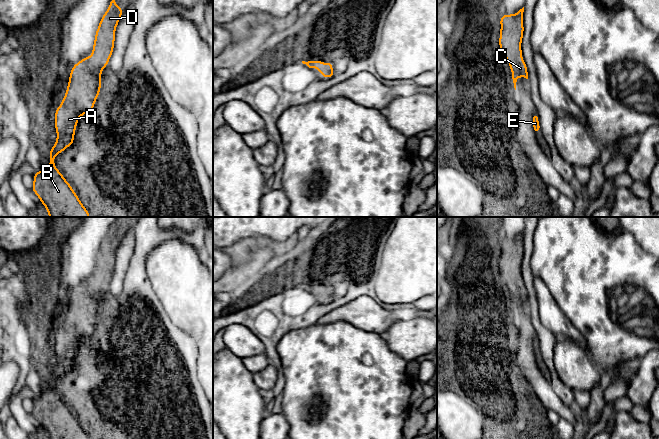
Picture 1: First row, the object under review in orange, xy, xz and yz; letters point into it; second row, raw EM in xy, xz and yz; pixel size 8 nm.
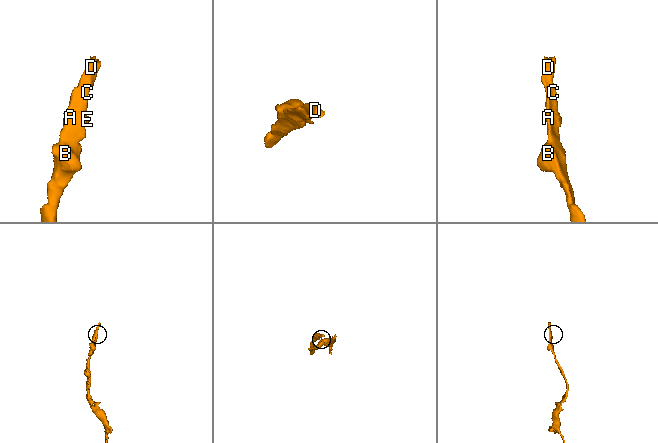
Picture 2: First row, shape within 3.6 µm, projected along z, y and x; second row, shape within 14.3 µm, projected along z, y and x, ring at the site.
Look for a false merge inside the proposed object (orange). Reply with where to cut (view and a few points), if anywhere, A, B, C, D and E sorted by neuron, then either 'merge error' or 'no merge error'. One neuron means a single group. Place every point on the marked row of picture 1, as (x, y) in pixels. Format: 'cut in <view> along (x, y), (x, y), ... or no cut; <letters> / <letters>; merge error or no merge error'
no cut; A B C D E; no merge error

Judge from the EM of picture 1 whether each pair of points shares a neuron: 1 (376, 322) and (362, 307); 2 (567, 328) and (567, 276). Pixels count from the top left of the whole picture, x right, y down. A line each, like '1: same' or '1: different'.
1: same
2: different

